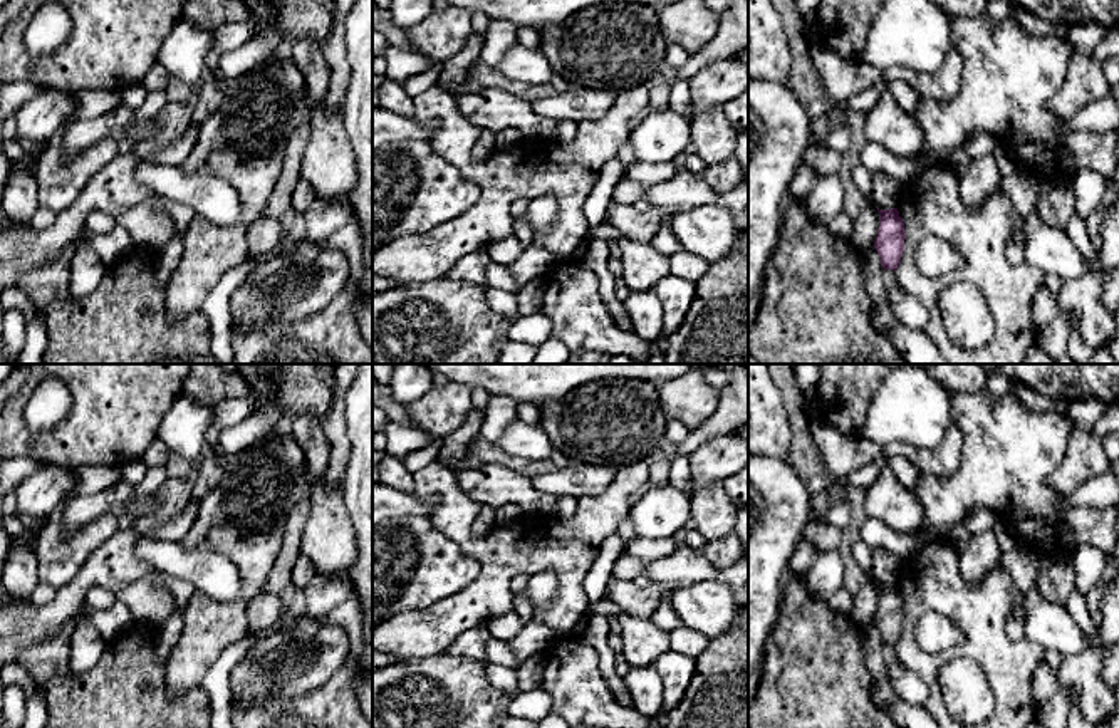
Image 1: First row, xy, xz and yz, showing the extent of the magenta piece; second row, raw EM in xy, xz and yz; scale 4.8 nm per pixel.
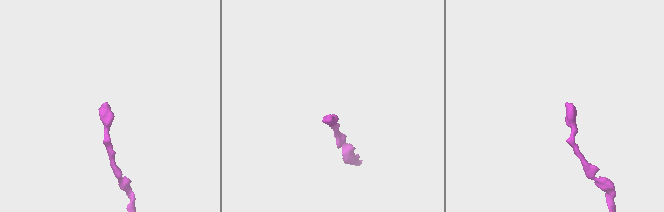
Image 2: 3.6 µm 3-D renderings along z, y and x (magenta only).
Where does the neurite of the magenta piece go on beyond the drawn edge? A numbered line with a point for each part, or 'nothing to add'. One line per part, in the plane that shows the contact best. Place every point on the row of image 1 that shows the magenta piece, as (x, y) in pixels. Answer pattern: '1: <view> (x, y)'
nothing to add

